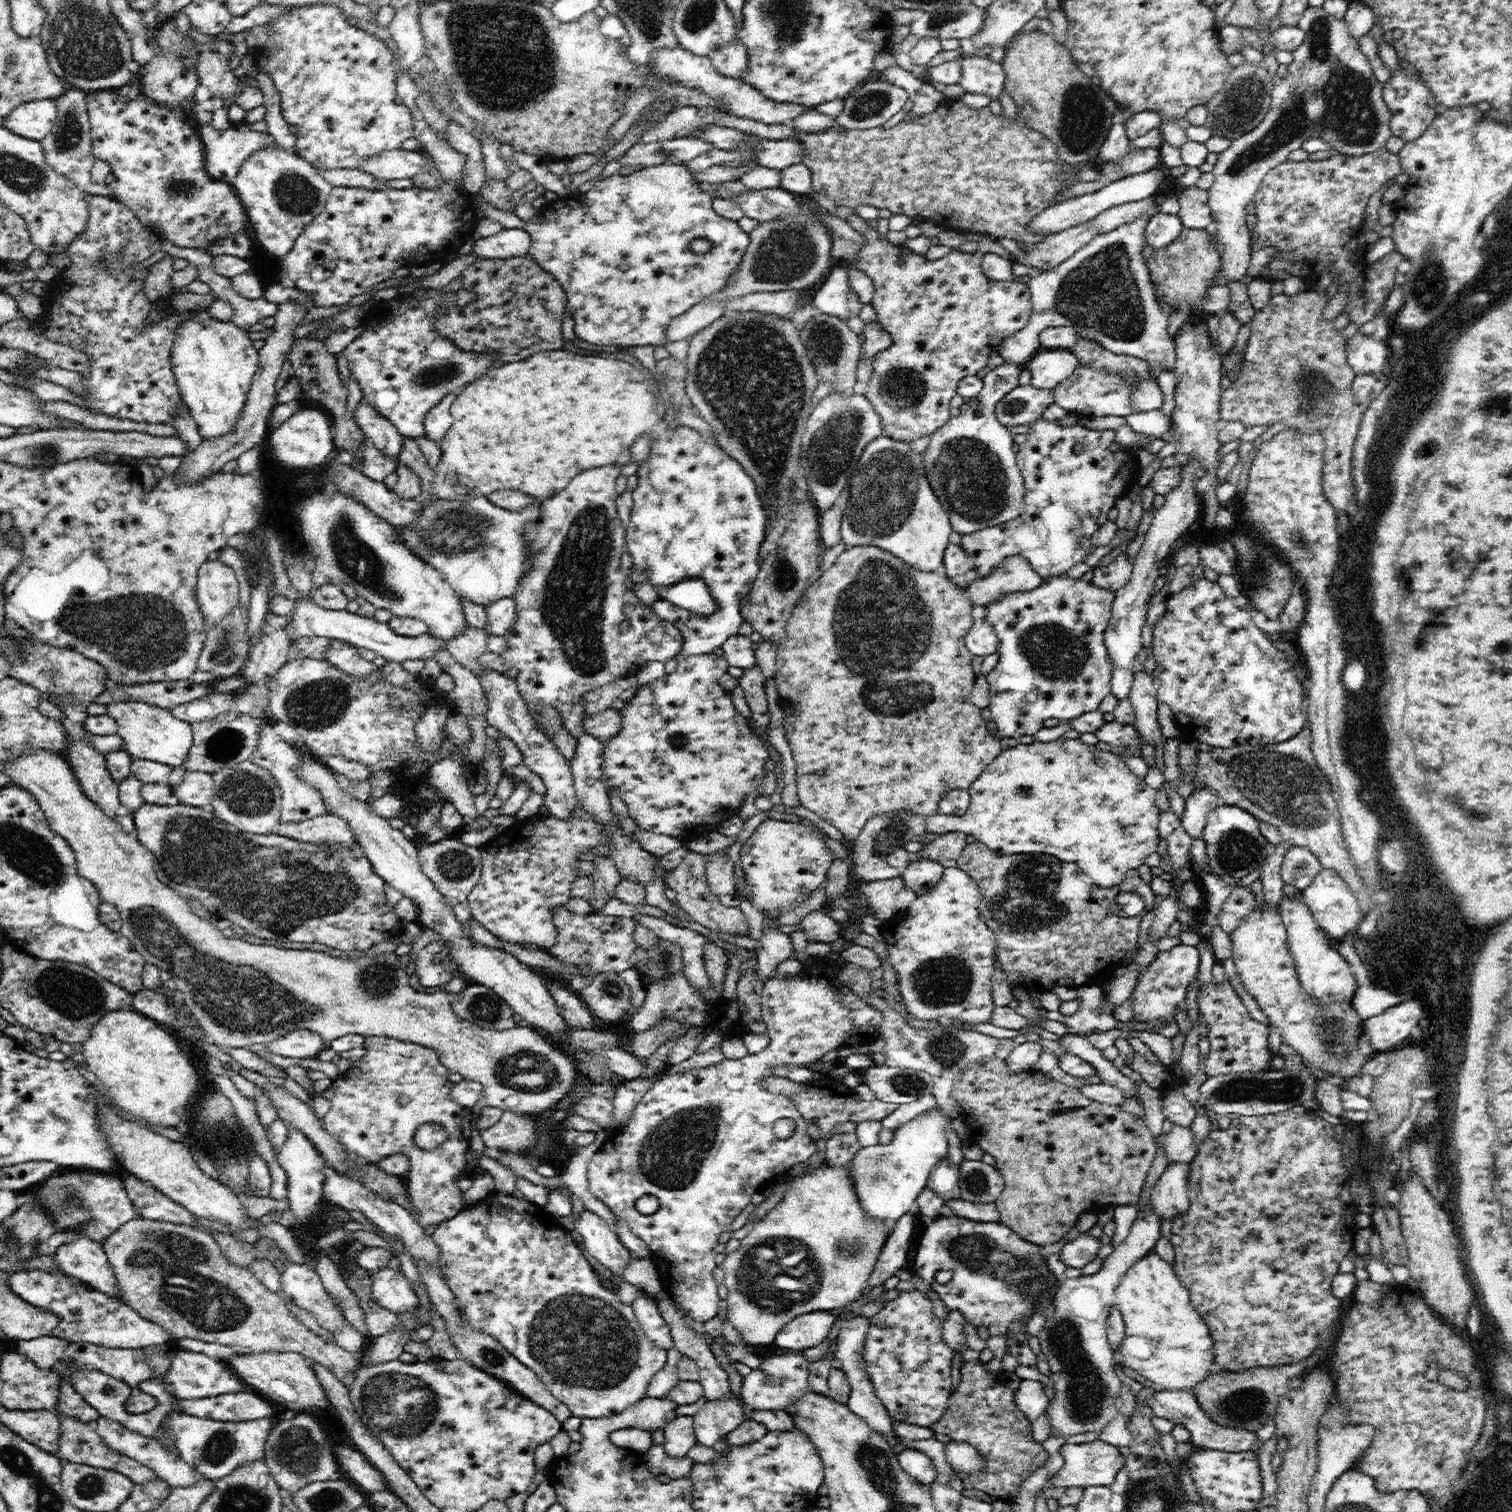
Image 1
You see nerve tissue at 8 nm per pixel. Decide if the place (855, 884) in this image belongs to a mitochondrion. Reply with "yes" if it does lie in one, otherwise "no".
no

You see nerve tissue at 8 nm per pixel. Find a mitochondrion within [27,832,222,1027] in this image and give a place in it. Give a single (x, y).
(79, 995)

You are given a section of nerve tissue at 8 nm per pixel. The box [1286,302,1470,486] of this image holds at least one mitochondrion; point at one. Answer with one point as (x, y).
(1313, 392)

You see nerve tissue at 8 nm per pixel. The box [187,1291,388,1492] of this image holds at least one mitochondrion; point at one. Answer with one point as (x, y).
(289, 1455)

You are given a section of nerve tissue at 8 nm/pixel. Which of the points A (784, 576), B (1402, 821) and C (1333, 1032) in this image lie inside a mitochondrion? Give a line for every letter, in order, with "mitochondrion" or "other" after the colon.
A: mitochondrion
B: other
C: mitochondrion

